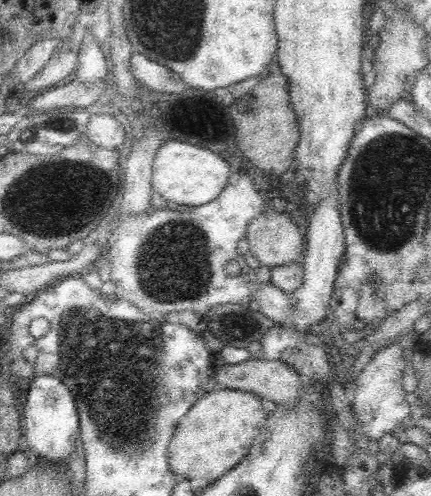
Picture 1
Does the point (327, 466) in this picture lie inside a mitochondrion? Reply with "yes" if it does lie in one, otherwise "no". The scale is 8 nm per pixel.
no

